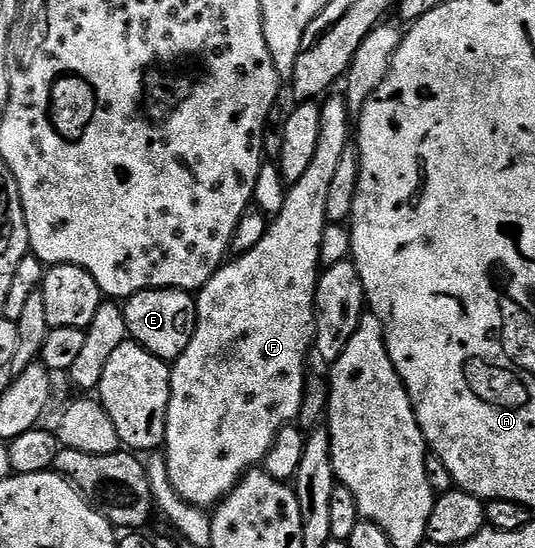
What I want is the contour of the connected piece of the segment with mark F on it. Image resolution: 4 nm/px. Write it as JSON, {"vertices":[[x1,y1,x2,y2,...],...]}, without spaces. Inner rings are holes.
{"vertices":[[344,97,324,99,321,107,319,145,307,172,288,187,286,203,270,221,269,231,251,248,251,252,226,261,196,295,197,327,191,344,172,363,169,379,171,396,167,408,167,428,163,457,171,484,193,506,216,507,232,492,246,470,264,463,267,452,284,426,296,423,301,416,305,395,305,365,314,349,315,292,322,269,320,245,329,222,327,196,331,180,339,169,343,152,351,146,351,115]]}

